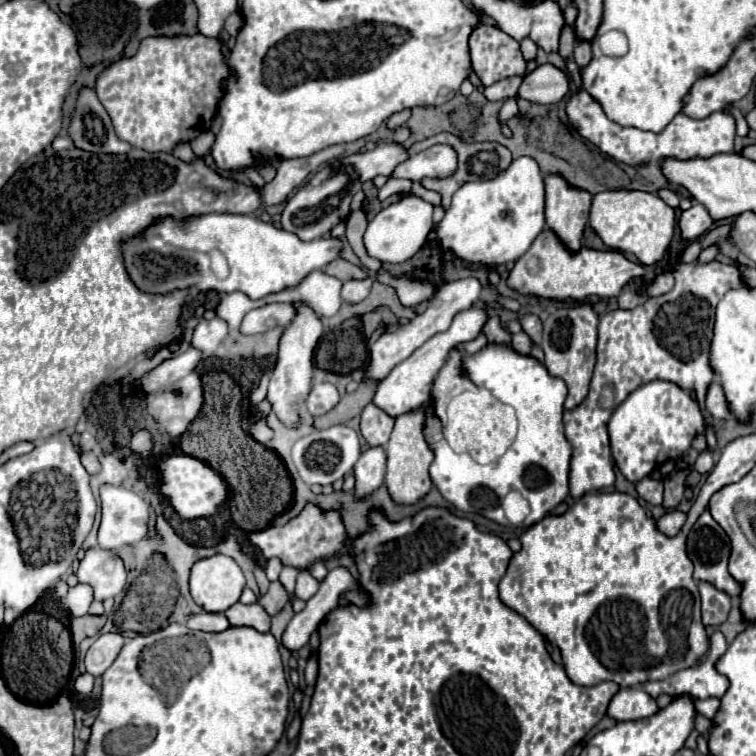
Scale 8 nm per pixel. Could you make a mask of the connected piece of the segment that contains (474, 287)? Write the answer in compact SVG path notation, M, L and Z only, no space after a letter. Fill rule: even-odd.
M467 277L467 279L457 279L457 281L451 281L451 283L445 283L437 289L437 293L433 295L433 299L429 299L429 307L425 309L425 313L413 317L407 325L399 327L397 331L393 333L385 333L381 335L373 345L371 345L371 365L365 373L365 377L369 379L385 379L385 375L401 361L405 361L415 349L419 349L427 339L431 339L435 333L441 333L441 331L447 331L449 329L449 323L453 321L453 317L459 313L459 311L465 311L469 309L477 299L479 299L479 293L481 293L481 283L477 277Z

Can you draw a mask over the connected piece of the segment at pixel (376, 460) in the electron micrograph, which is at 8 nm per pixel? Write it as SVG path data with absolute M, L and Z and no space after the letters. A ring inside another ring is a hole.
M369 447L355 463L355 499L367 499L375 489L383 485L385 477L385 451L381 447Z

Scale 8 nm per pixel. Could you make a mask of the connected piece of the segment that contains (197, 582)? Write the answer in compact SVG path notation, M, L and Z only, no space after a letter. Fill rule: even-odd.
M213 555L193 565L191 597L207 613L225 613L239 601L243 589L243 571L225 555Z

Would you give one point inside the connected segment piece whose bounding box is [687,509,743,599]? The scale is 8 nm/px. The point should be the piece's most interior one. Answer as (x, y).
(708, 546)

